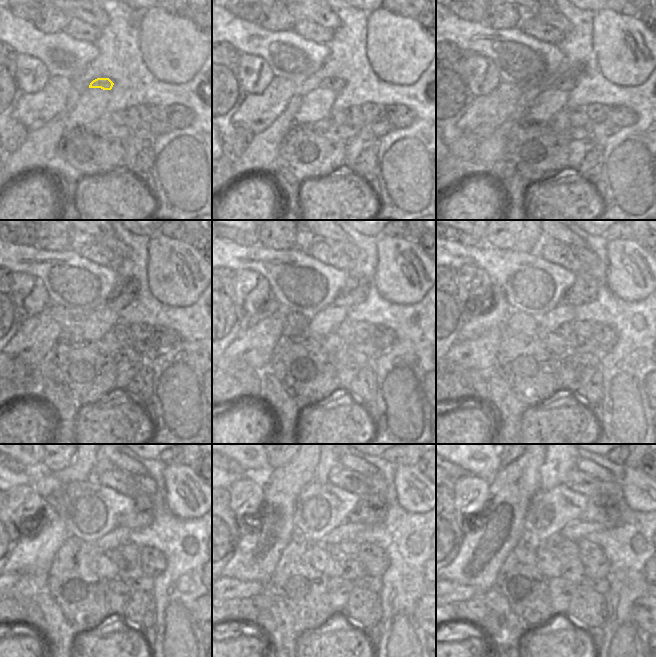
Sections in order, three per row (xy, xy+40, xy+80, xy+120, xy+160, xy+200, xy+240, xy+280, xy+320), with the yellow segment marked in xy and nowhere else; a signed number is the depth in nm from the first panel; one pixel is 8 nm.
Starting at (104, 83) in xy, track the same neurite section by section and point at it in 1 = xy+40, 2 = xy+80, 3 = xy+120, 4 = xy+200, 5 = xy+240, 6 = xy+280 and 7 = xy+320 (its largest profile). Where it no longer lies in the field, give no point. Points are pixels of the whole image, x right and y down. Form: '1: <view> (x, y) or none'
1: xy+40 (336, 84)
2: xy+80 (565, 81)
3: xy+120 (126, 291)
4: xy+200 (584, 290)
5: xy+240 (141, 515)
6: xy+280 (371, 509)
7: xy+320 (603, 507)

